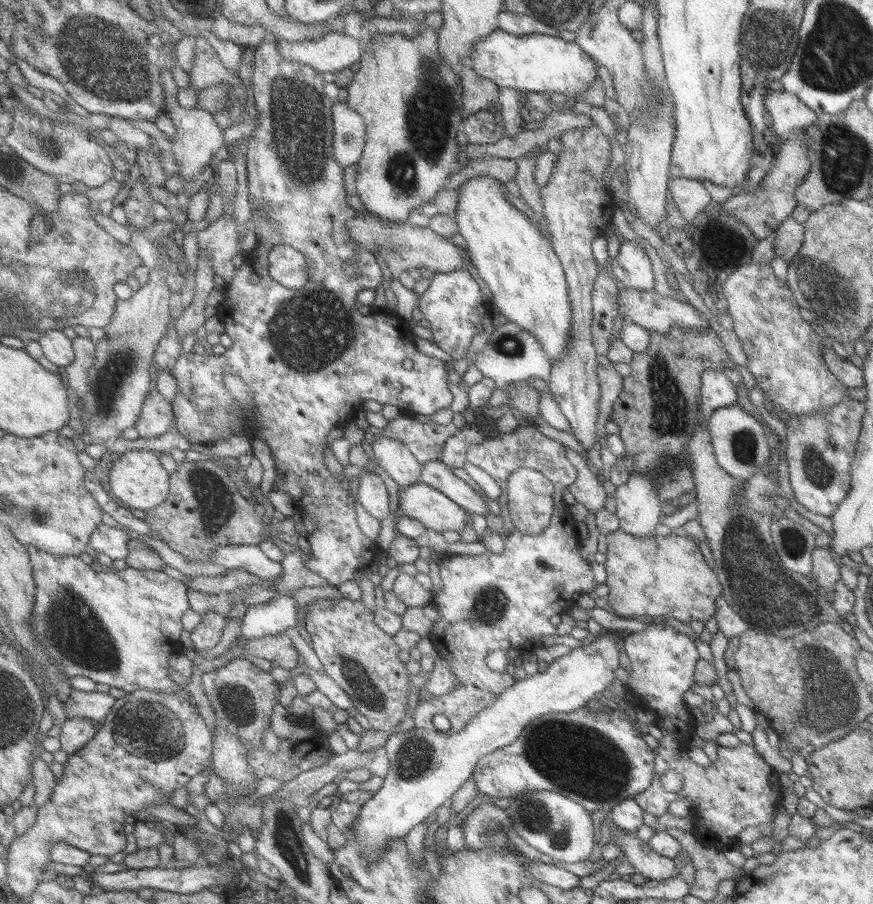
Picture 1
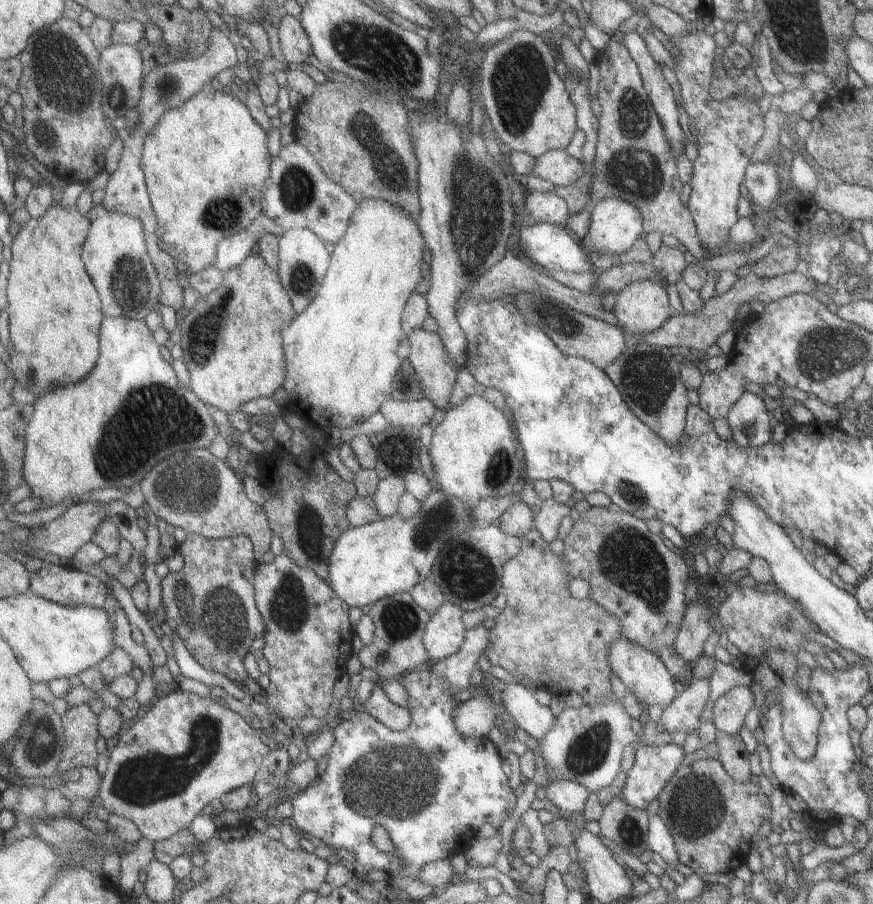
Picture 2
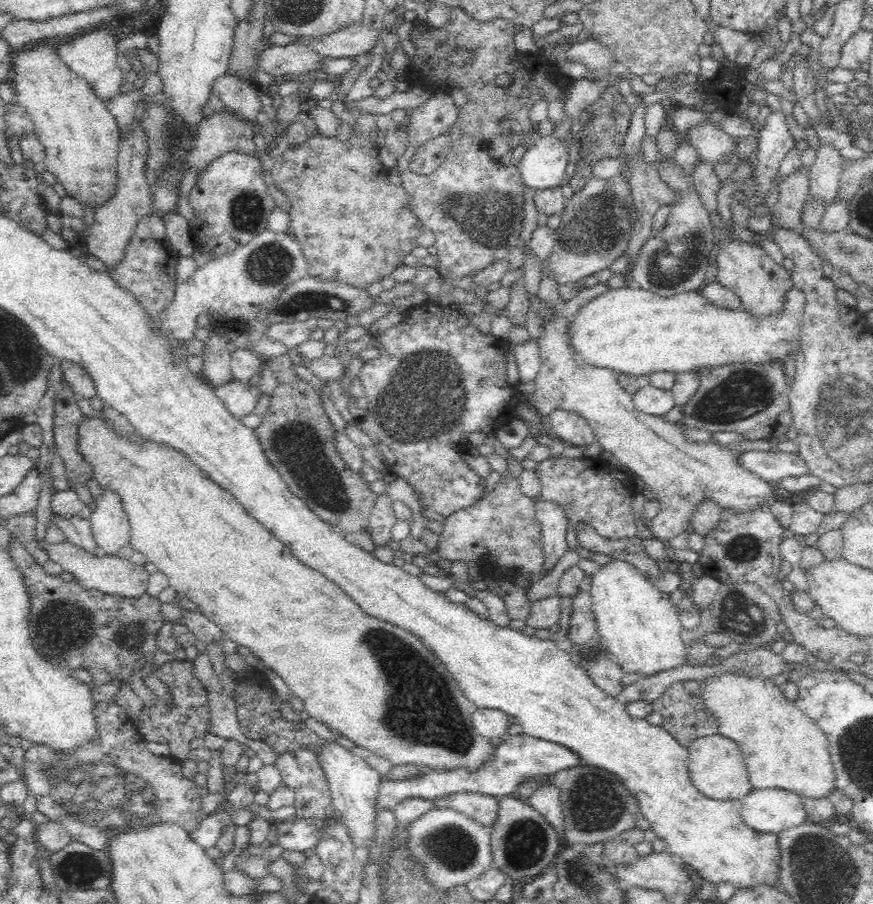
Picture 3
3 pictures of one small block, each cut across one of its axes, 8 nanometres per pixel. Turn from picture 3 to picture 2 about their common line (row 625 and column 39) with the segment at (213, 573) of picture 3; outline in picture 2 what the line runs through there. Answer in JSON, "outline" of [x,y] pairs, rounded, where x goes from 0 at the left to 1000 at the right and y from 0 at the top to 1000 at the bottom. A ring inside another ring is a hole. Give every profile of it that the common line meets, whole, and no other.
{"outline":[[[64,226],[49,237],[49,241],[36,241],[26,247],[11,273],[14,284],[6,340],[11,347],[14,383],[7,404],[13,418],[41,440],[63,425],[84,425],[93,420],[116,396],[115,369],[121,347],[113,323],[94,287],[95,271],[102,261],[104,247],[90,230],[72,230]]]}

